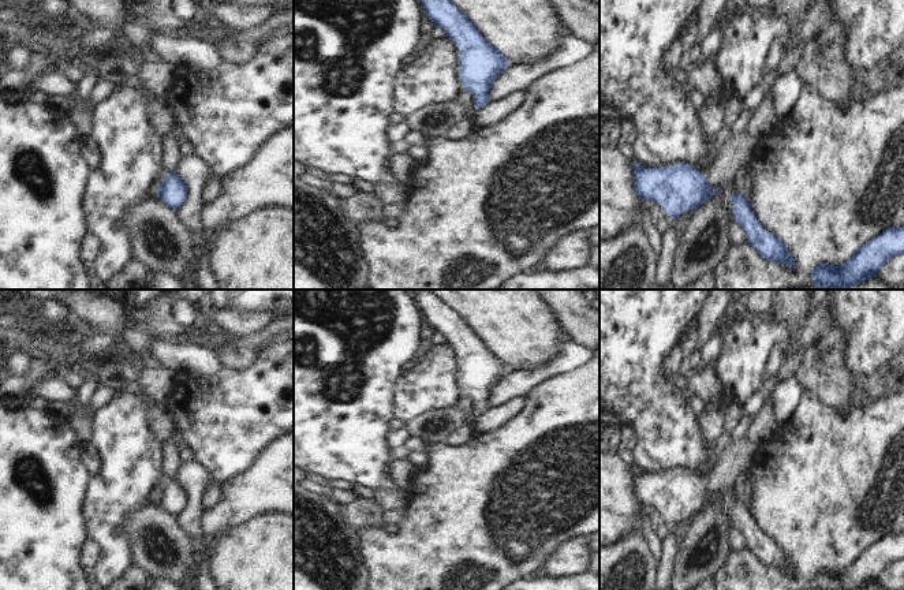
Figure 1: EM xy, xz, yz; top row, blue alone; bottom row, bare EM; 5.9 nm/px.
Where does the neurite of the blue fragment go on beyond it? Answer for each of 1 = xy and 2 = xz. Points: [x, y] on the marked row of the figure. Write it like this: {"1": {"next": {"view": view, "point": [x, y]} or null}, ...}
{"1": {"next": null}, "2": {"next": null}}

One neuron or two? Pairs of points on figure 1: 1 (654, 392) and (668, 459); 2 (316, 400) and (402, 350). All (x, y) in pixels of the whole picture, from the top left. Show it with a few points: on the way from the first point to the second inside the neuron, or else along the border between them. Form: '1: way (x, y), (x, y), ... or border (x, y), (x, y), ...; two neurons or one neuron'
1: way (656, 409), (668, 428), (668, 443); one neuron
2: way (339, 404), (359, 400), (365, 387), (378, 373); one neuron

